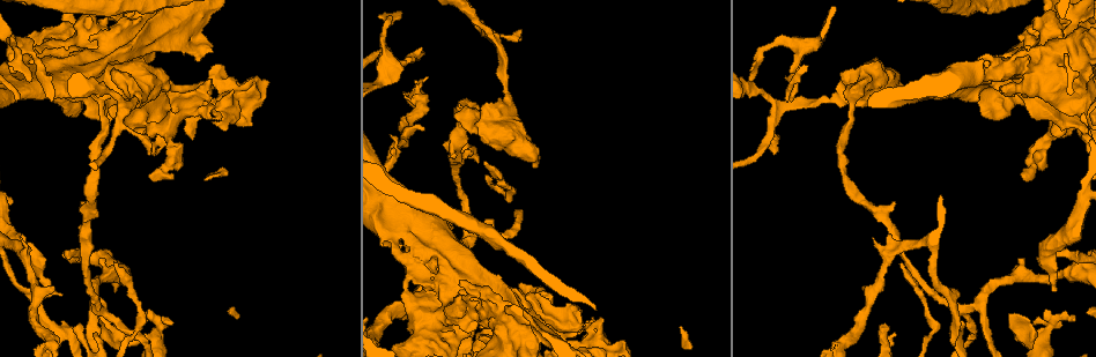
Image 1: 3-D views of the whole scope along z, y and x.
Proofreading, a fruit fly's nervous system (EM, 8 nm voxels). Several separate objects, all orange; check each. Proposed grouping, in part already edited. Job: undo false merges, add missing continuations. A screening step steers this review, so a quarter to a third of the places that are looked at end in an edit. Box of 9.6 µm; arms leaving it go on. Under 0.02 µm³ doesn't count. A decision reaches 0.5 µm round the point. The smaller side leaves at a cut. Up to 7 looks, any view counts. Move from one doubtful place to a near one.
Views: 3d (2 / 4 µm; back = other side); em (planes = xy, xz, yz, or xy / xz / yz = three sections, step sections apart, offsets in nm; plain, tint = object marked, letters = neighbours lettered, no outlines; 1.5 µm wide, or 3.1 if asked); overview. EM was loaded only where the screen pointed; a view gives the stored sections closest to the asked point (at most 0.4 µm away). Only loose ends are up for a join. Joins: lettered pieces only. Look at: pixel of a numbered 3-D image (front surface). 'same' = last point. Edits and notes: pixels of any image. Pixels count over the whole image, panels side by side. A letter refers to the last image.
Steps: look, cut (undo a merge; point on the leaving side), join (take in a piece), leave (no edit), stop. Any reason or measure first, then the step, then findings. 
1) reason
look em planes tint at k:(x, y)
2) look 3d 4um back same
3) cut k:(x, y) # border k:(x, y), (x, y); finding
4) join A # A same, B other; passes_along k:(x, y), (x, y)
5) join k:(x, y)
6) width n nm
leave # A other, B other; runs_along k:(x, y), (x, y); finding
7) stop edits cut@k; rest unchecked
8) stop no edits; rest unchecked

tapers out
look 3d 2um at 1:(116, 263)

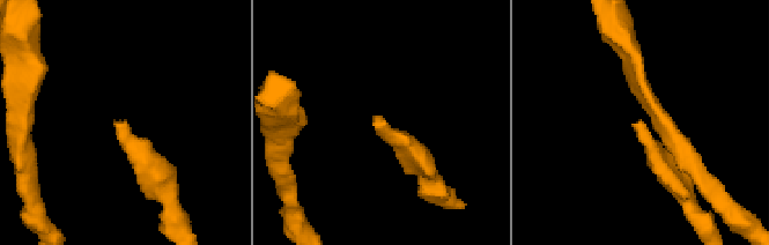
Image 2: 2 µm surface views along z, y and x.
now the EM
look em planes letters at 2:(373, 123)

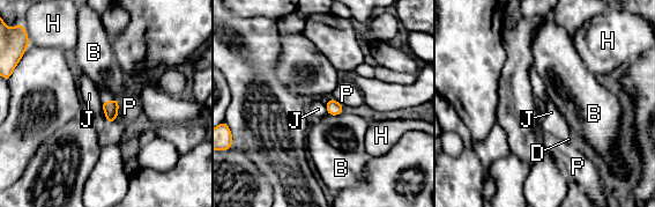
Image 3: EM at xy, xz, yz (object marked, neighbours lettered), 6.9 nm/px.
longest_contact P 170 nm
leave # B other, D other, H other, J other, P other; no lettered piece goes on from it

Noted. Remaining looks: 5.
look em planes tint at 1:(122, 340)

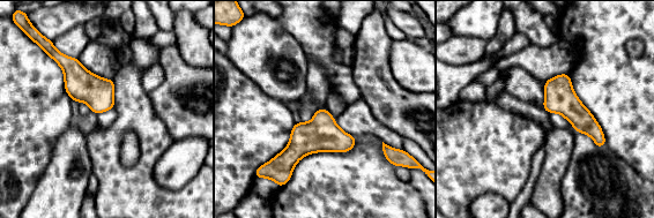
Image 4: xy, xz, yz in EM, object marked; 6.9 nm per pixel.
look em planes letters same

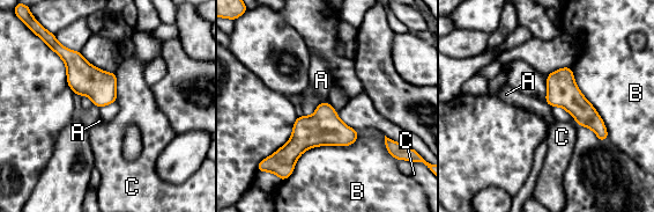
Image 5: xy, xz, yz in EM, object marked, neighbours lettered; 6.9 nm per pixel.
leave # A other, B other, C other; runs_along 5:(354, 133), (309, 133), (268, 161); one neuron here

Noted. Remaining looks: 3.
free end
look em planes letters at 1:(791, 73)

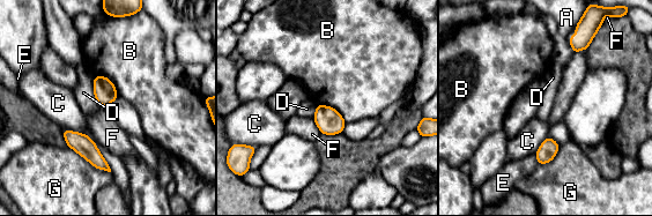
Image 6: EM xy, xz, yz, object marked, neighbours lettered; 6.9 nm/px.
leave # A other, B other, C other, D other, E other, F other, G other; border 6:(312, 118), (321, 133); none of them fits

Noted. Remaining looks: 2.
stop no edits; rest unchecked

